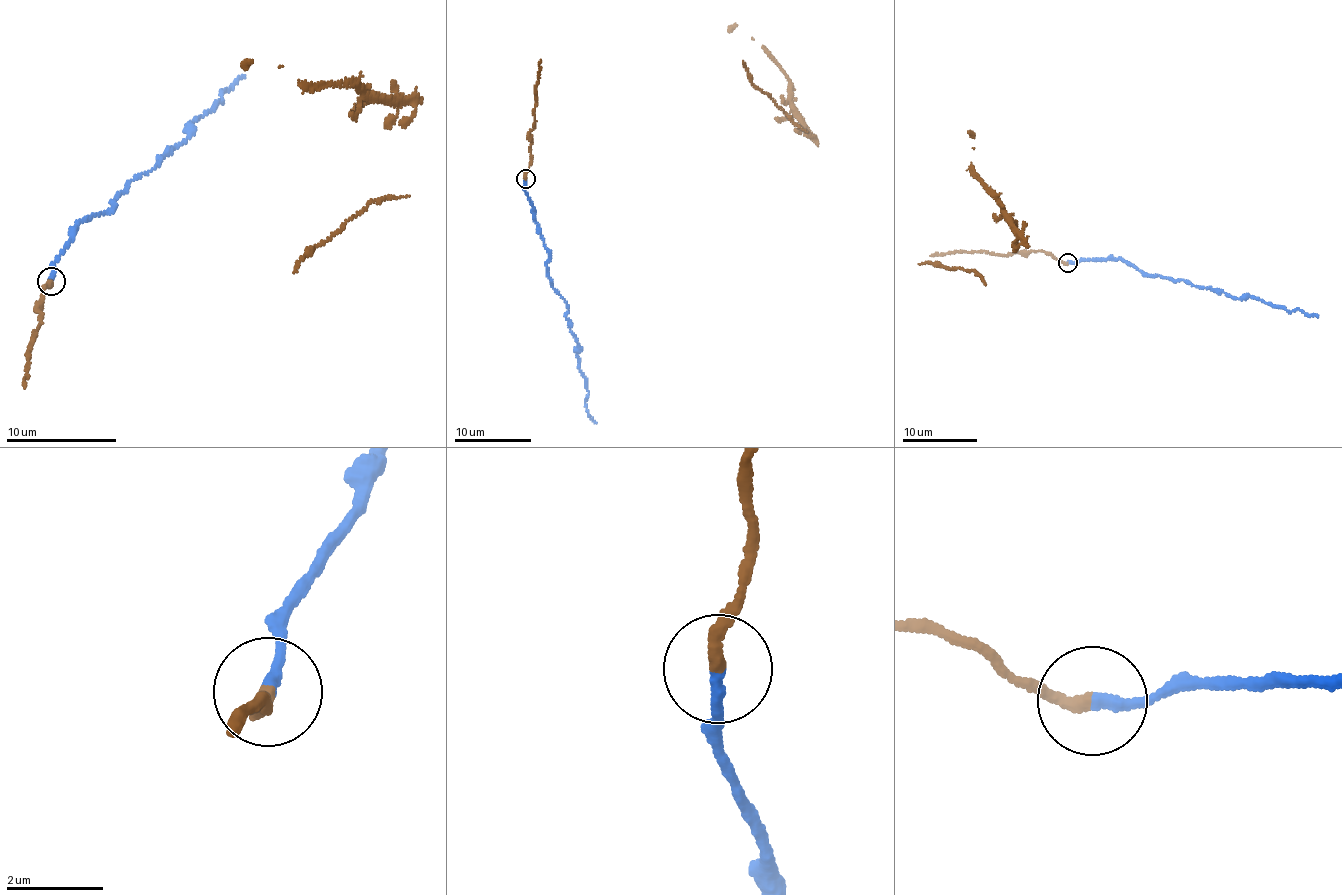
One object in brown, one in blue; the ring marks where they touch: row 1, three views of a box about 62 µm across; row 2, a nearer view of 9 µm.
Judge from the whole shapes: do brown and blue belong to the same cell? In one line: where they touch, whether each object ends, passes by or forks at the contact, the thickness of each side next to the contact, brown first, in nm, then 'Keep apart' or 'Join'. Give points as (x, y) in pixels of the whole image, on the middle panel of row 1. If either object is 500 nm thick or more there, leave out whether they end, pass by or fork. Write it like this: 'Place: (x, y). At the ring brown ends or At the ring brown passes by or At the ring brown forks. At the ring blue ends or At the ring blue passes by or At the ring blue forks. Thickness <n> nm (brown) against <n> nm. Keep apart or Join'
Place: (525, 179). At the ring brown ends. At the ring blue ends. Thickness 280 nm (brown) against 240 nm. Join

